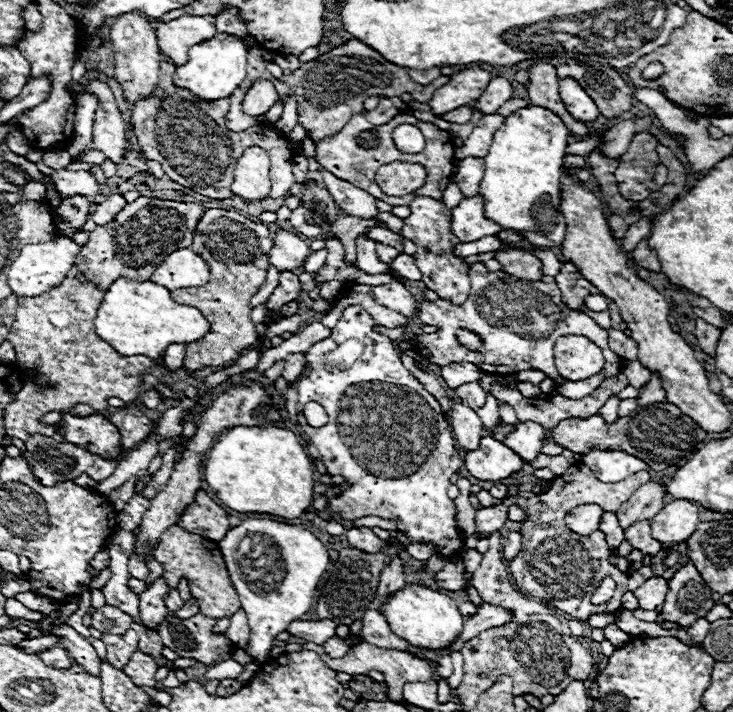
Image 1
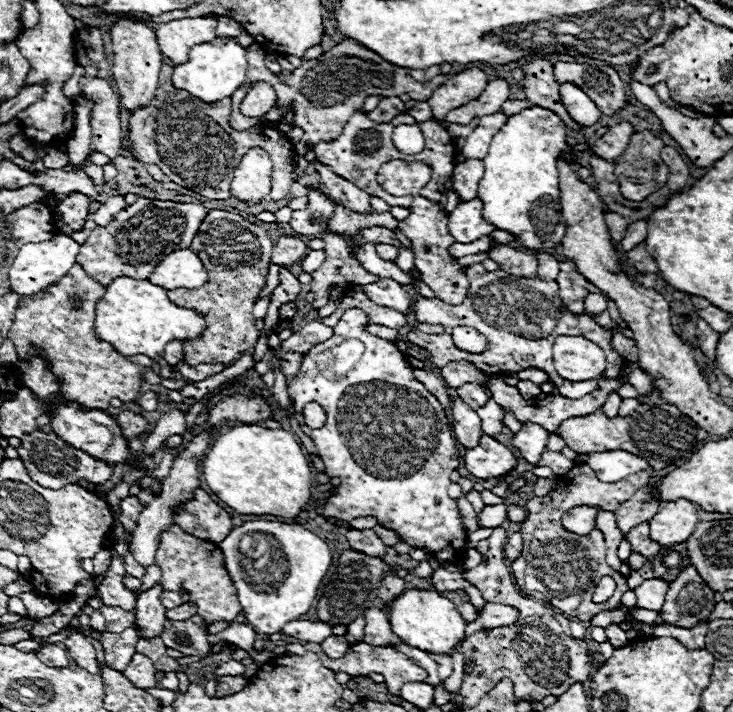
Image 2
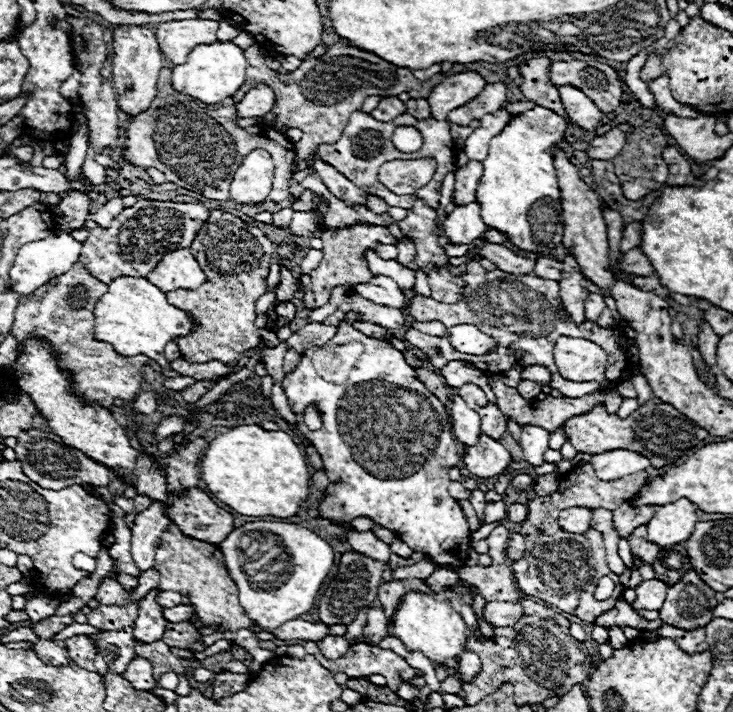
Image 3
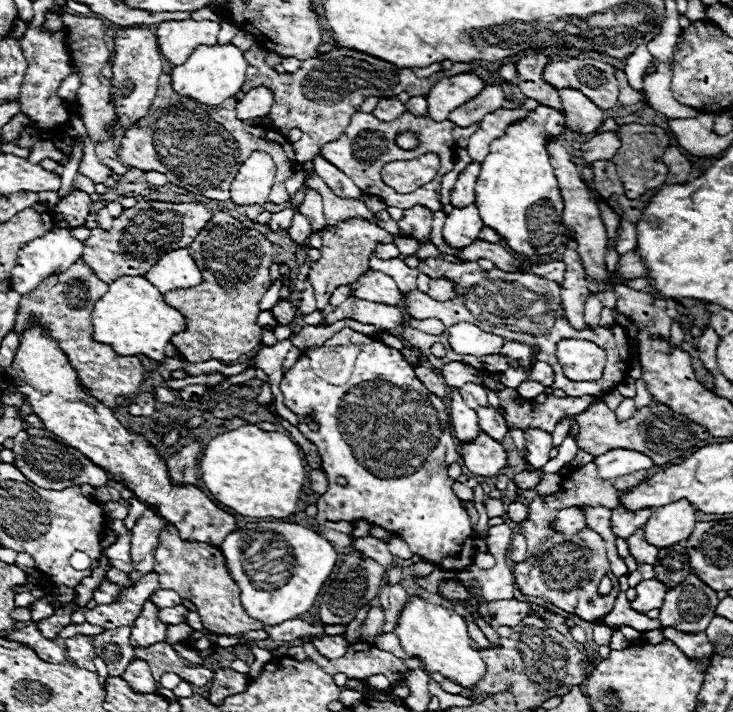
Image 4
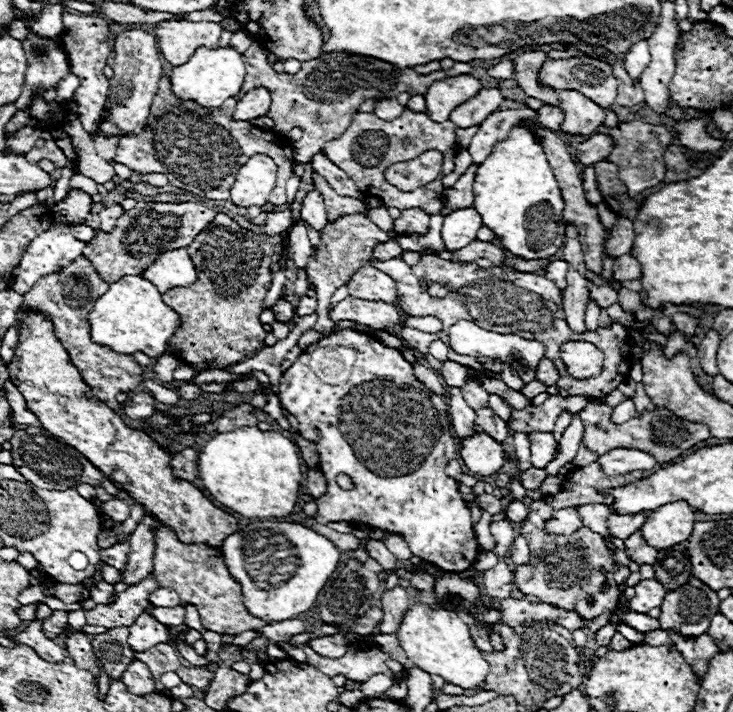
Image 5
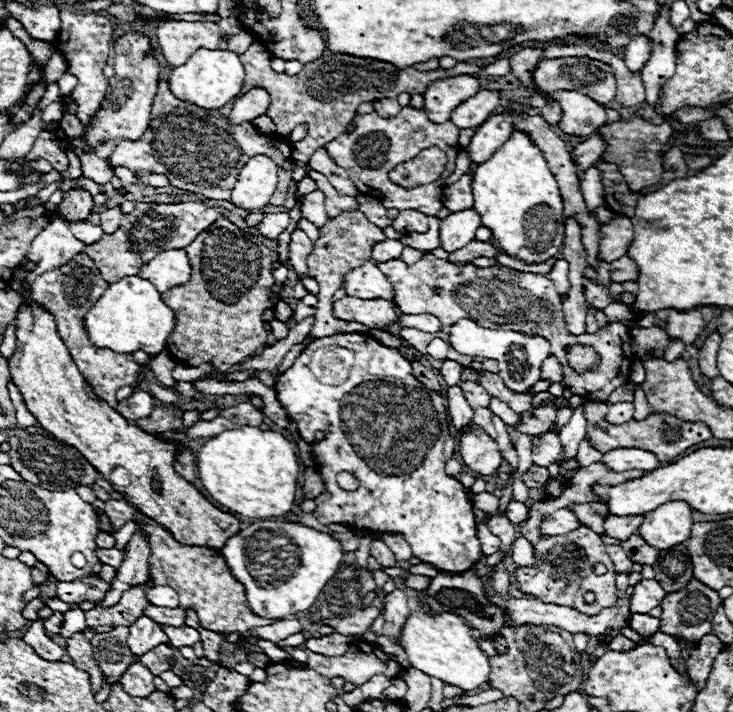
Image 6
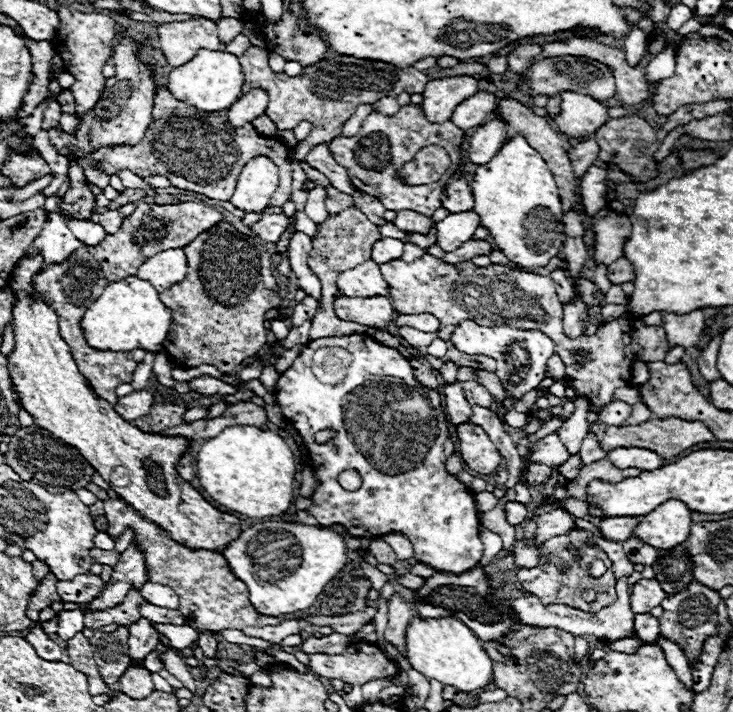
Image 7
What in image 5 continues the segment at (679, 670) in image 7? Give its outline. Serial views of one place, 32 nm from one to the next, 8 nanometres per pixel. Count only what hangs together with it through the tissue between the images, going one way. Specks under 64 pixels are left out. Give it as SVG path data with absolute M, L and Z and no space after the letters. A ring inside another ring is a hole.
M661 629L645 634L643 642L646 644L650 644L652 646L665 645L670 648L676 648L675 644L673 643L671 638L668 636L668 634Z

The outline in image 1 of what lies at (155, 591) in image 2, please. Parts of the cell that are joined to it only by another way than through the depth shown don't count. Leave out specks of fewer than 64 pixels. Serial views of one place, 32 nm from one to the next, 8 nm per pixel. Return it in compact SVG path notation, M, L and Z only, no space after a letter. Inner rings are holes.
M160 578L156 580L146 592L140 594L140 620L142 624L156 632L158 624L166 618L168 614L168 608L162 604L162 596L168 592L168 586L166 582Z

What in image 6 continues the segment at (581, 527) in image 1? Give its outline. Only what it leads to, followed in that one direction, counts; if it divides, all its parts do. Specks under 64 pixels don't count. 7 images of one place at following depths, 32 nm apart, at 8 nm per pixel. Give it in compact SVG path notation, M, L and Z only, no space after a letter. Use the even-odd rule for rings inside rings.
M568 508L556 510L552 514L548 514L548 518L542 518L540 524L540 534L542 536L560 536L560 534L568 534L572 530L576 530L578 518L574 516L574 512L570 512Z

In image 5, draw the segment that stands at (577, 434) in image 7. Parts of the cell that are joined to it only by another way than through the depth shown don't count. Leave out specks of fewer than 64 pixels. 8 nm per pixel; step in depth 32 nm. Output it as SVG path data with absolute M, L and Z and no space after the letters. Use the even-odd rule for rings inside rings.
M574 414L572 416L572 422L570 426L564 430L562 434L562 440L560 440L560 454L554 462L550 462L544 470L552 476L558 476L560 468L566 464L566 462L572 462L576 452L578 452L578 446L582 442L582 420L580 420L580 414Z

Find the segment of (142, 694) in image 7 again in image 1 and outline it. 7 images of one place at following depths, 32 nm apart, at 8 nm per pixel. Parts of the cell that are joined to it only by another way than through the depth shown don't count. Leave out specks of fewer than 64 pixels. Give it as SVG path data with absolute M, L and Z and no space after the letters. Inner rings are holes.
M136 650L136 654L132 654L130 662L126 664L124 674L128 674L136 686L152 686L154 688L156 686L156 678L154 678L156 670L158 670L158 666L154 664L154 660L150 656L142 654L140 650Z

